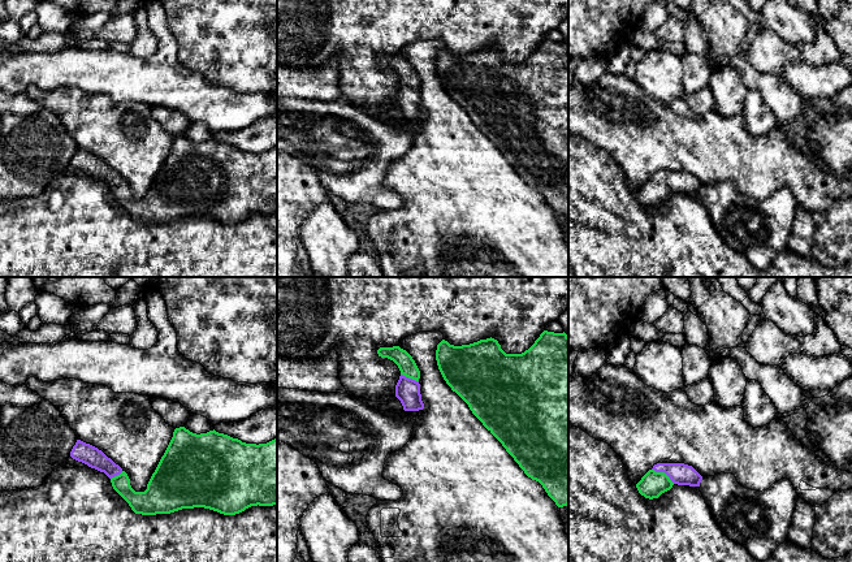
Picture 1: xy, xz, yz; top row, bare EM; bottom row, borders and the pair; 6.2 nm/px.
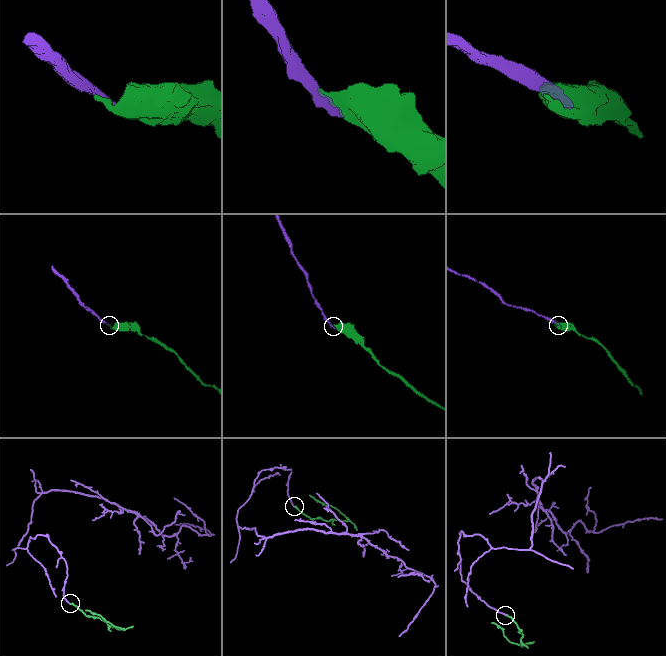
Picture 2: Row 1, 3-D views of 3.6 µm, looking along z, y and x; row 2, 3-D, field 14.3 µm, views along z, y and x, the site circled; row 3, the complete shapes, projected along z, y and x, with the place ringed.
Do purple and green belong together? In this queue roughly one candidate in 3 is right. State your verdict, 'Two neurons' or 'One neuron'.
One neuron

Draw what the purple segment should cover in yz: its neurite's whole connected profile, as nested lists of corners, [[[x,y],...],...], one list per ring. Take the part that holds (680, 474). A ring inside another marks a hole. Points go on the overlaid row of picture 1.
[[[657,463],[649,470],[636,488],[641,496],[653,500],[670,490],[674,484],[700,487],[702,476],[684,463]]]

